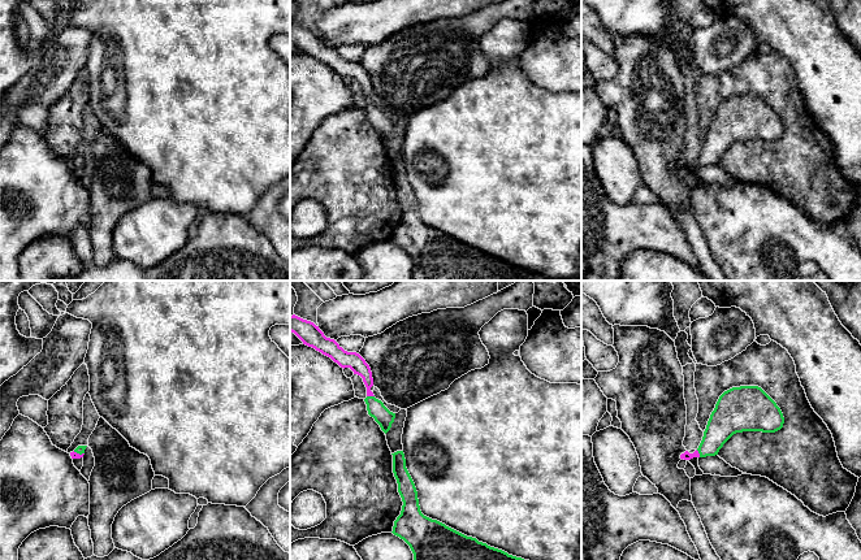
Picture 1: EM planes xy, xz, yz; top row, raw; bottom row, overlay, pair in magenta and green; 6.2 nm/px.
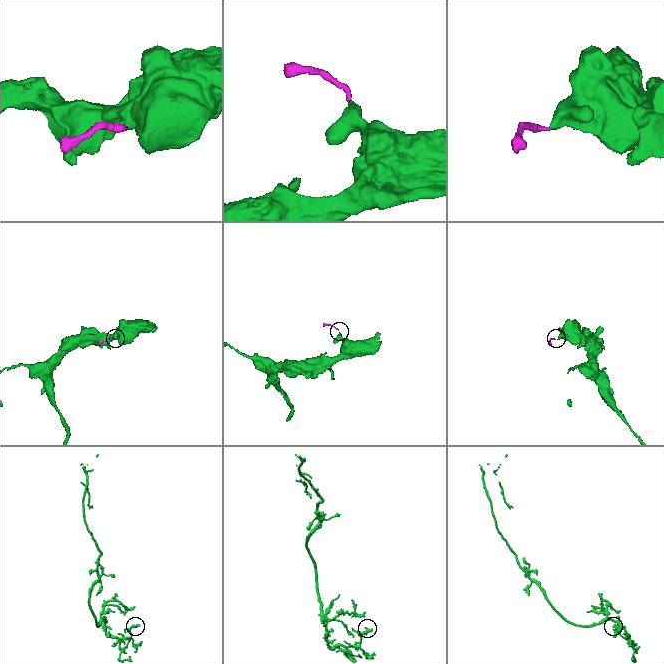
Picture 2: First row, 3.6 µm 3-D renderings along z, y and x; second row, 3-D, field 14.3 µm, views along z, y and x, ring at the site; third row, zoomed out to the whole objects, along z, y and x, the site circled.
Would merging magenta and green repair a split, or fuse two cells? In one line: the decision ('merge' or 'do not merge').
merge

